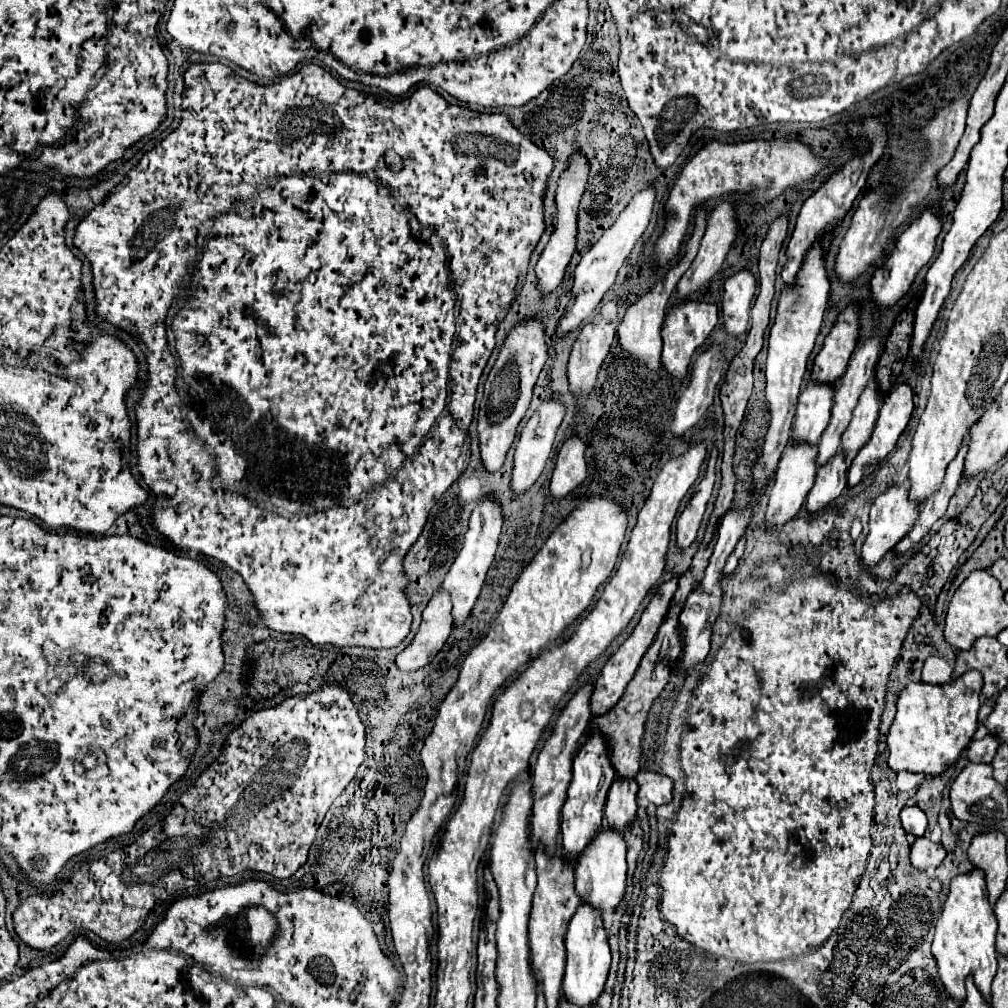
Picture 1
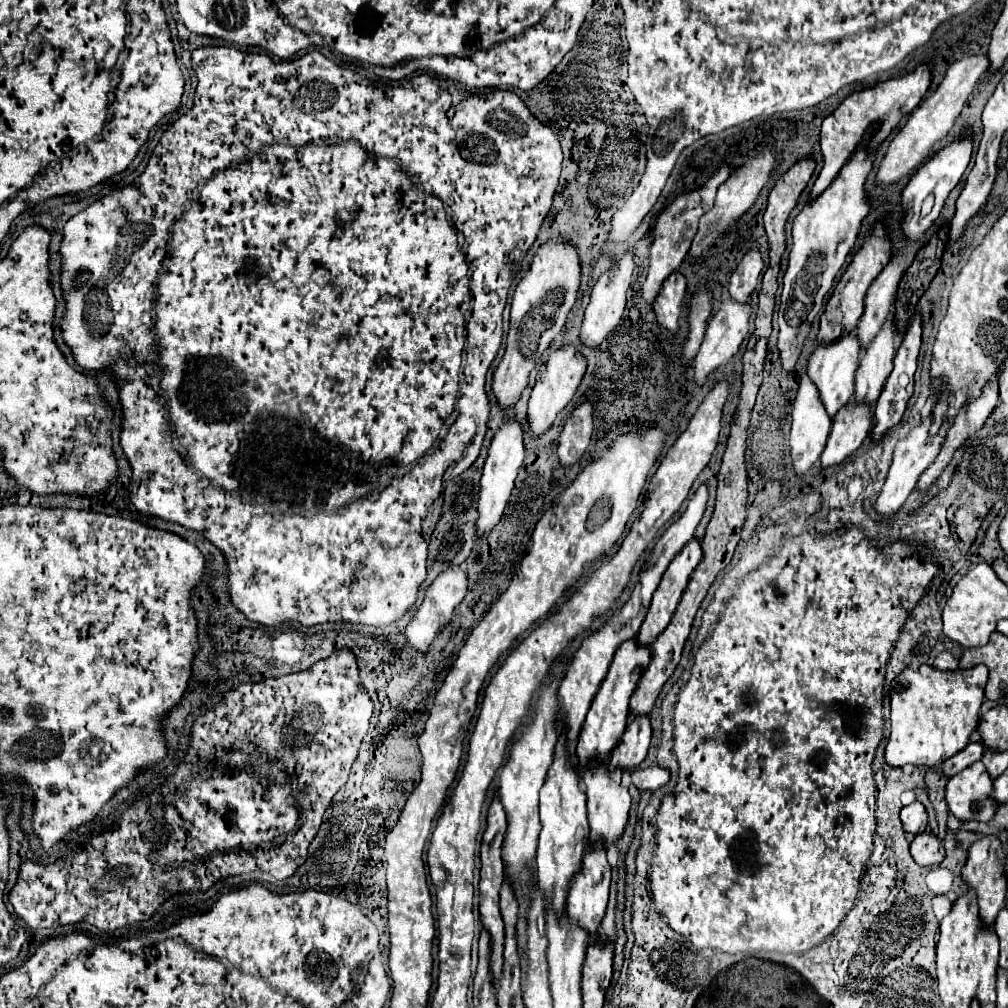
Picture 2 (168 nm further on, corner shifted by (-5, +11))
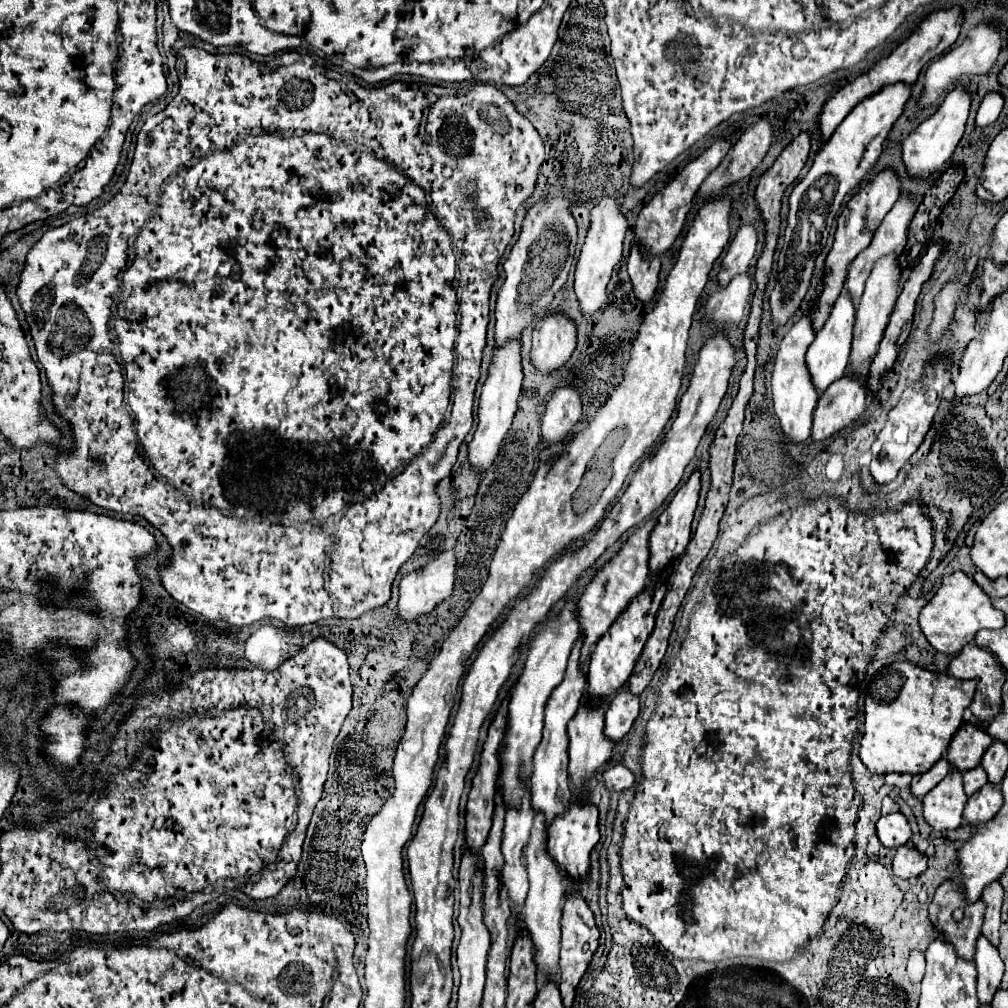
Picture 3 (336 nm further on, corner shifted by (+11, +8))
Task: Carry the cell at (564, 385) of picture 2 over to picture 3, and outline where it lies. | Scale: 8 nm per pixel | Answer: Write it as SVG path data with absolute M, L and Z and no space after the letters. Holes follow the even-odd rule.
M562 313L546 315L532 333L530 361L542 375L554 375L562 369L576 347L576 325Z

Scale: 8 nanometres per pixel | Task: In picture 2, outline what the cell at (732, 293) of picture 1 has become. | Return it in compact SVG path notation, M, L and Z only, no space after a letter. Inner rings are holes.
M748 250L730 278L730 296L736 302L746 302L750 298L750 294L758 286L762 268L764 268L762 254L758 250Z

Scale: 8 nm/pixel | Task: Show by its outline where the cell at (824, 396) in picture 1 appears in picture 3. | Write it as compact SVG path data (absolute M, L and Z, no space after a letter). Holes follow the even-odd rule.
M842 291L838 301L834 303L834 309L832 309L832 315L828 317L828 323L822 327L820 333L816 333L816 339L808 347L806 363L808 363L808 371L810 371L812 383L814 383L818 393L824 393L828 389L828 385L832 385L836 379L840 379L846 373L848 355L850 355L850 341L852 341L852 327L854 327L854 315L856 315L854 303L848 297L848 293Z

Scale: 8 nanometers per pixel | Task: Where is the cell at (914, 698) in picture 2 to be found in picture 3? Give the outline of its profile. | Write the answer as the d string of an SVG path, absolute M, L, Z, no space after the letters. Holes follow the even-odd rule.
M896 661L868 683L864 703L864 737L860 759L872 773L922 773L946 755L950 739L962 725L962 713L970 705L976 679L962 681L946 673L934 673L918 665Z

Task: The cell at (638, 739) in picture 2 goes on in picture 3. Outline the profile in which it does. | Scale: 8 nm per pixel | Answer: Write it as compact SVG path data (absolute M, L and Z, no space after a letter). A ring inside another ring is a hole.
M620 689L616 697L608 703L604 735L612 743L622 741L628 735L636 717L638 717L638 697L628 695L626 689Z

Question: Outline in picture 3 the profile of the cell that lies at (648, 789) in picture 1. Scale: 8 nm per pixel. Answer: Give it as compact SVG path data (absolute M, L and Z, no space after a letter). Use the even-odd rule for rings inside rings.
M614 765L614 767L606 769L602 779L604 779L604 785L610 791L624 791L624 789L634 787L634 783L636 783L634 773L628 767L624 767L624 765Z

